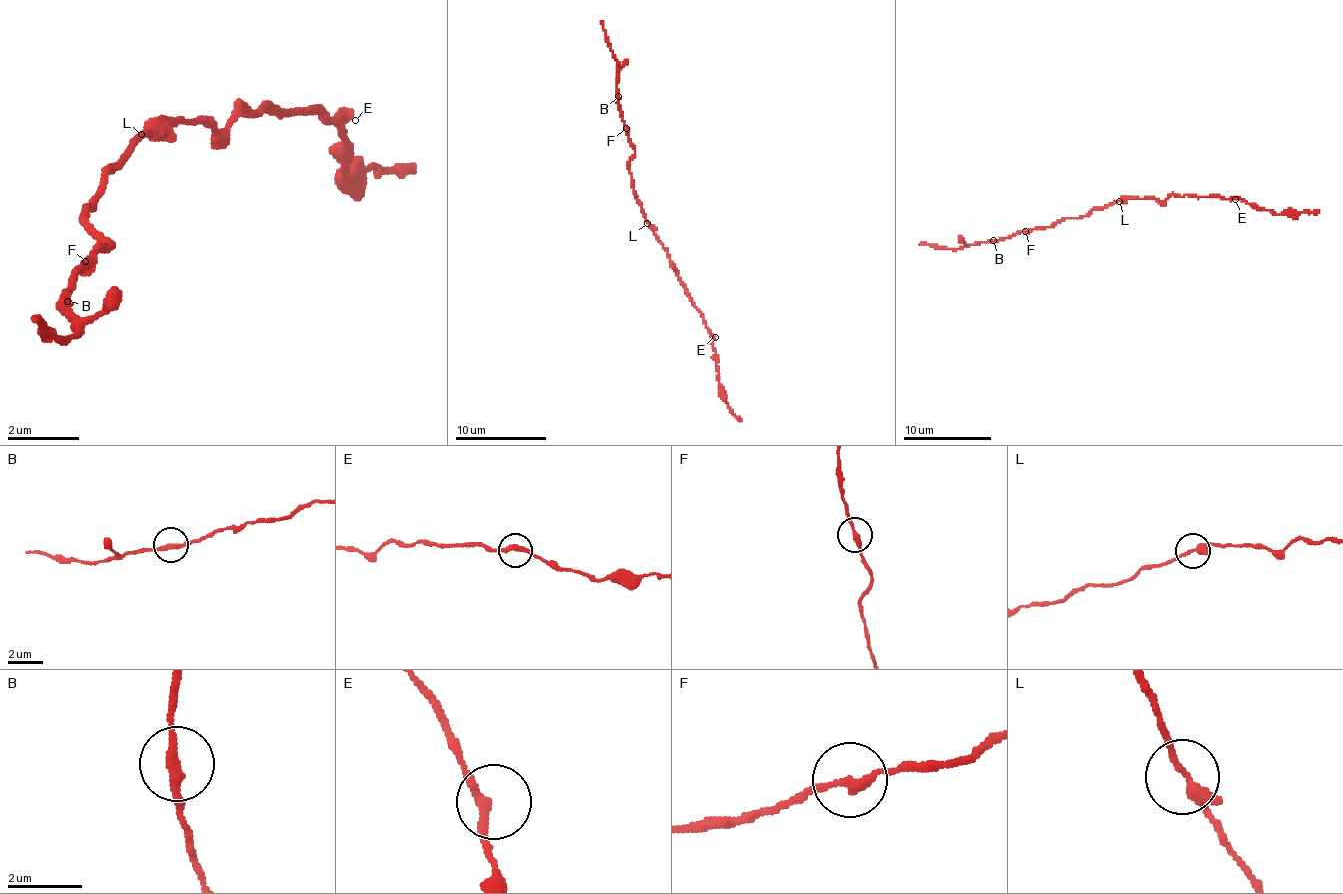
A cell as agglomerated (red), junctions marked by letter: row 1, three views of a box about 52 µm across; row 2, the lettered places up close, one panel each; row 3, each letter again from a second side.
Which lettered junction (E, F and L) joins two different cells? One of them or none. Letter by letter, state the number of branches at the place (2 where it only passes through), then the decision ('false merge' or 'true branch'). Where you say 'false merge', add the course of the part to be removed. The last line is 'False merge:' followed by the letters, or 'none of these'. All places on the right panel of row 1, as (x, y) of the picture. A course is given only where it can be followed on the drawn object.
E: 2 | true branch
F: 2 | true branch
L: 2 | true branch
False merge: none of these

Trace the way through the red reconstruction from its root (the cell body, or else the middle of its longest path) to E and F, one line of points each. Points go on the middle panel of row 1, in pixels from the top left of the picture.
E: (650, 223), (656, 239), (667, 252), (685, 293), (715, 337)
F: (650, 223), (631, 182), (630, 157), (635, 153), (635, 146), (626, 128)

